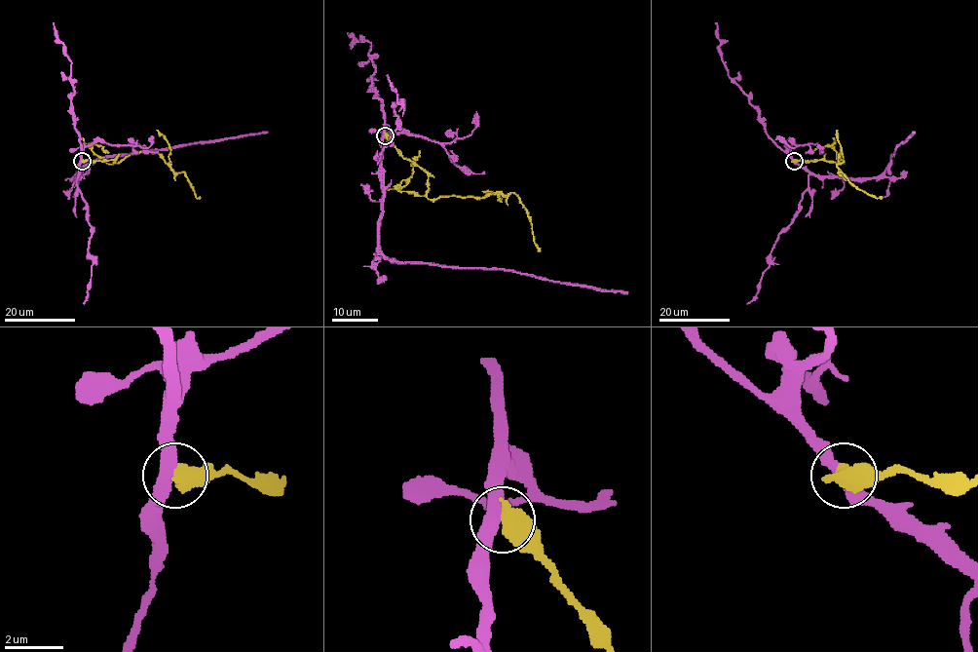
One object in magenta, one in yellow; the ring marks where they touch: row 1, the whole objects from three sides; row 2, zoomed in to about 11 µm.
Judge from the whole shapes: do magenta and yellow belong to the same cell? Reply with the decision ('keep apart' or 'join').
keep apart

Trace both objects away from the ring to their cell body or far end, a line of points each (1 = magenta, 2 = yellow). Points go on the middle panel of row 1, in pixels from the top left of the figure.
1: (384, 135), (379, 249), (387, 257), (396, 261), (502, 268), (627, 293)
2: (385, 135), (403, 158), (427, 173), (429, 199), (482, 198), (513, 192), (526, 210), (539, 251)

